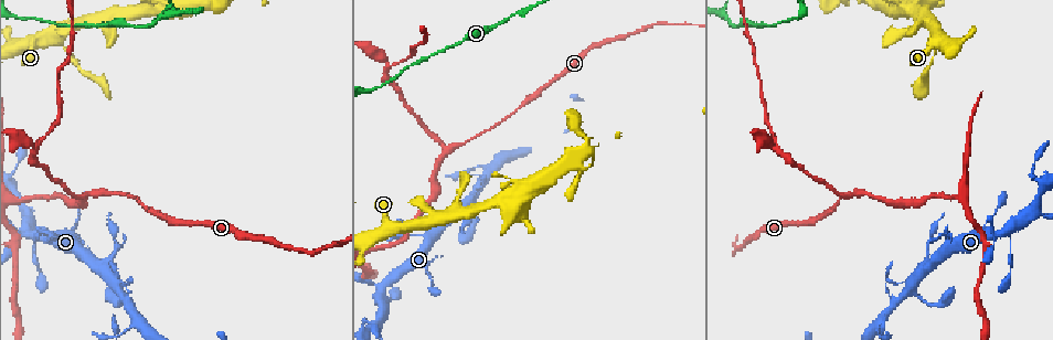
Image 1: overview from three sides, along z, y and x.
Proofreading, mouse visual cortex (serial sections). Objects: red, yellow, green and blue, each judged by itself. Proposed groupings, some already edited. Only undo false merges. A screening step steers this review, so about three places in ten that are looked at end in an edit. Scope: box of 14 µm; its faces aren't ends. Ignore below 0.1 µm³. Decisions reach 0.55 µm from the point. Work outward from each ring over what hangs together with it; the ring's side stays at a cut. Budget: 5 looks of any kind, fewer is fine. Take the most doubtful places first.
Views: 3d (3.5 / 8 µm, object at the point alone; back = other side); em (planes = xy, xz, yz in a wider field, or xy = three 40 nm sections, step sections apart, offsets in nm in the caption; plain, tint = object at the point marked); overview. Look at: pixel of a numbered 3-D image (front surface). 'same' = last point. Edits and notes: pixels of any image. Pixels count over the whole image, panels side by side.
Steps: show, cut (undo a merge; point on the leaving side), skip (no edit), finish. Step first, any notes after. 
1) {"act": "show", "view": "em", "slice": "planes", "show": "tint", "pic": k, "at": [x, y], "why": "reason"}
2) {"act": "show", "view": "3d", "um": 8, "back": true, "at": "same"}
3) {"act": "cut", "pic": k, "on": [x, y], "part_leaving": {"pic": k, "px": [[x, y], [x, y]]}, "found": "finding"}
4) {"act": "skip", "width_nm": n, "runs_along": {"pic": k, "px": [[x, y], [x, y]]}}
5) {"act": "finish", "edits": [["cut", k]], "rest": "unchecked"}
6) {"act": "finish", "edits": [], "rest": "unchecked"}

{"act": "show", "view": "3d", "um": 8, "pic": 1, "at": [167, 13], "why": "sharp bend"}

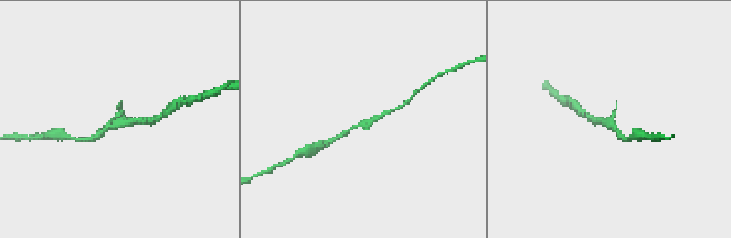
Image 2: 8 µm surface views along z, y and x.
{"act": "show", "view": "em", "slice": "xy", "step": 2, "show": "tint", "pic": 2, "at": [366, 124]}

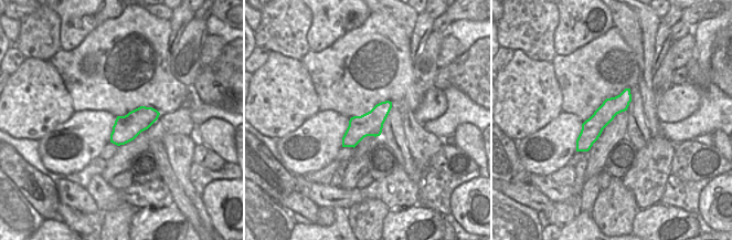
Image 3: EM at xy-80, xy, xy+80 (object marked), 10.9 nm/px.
{"act": "skip", "found": "all the same cell"}

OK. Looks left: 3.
{"act": "show", "view": "3d", "um": 3.5, "back": true, "pic": 1, "at": [97, 194], "why": "three-way junction"}

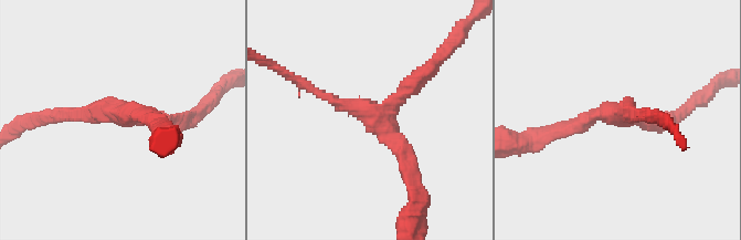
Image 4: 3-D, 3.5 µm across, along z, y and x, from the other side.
{"act": "show", "view": "em", "slice": "xy", "step": 5, "show": "tint", "pic": 4, "at": [124, 112], "arms": 3, "arm_widths_nm": [150, 200, 200]}

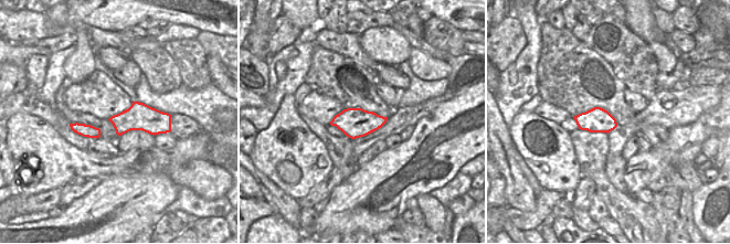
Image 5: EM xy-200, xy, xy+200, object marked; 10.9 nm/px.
{"act": "skip", "width_nm": 340, "runs_along": {"pic": 4, "px": [[306, 85], [363, 107], [411, 173]]}, "found": "one cell here"}

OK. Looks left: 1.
{"act": "finish", "edits": [], "rest": "unchecked"}

